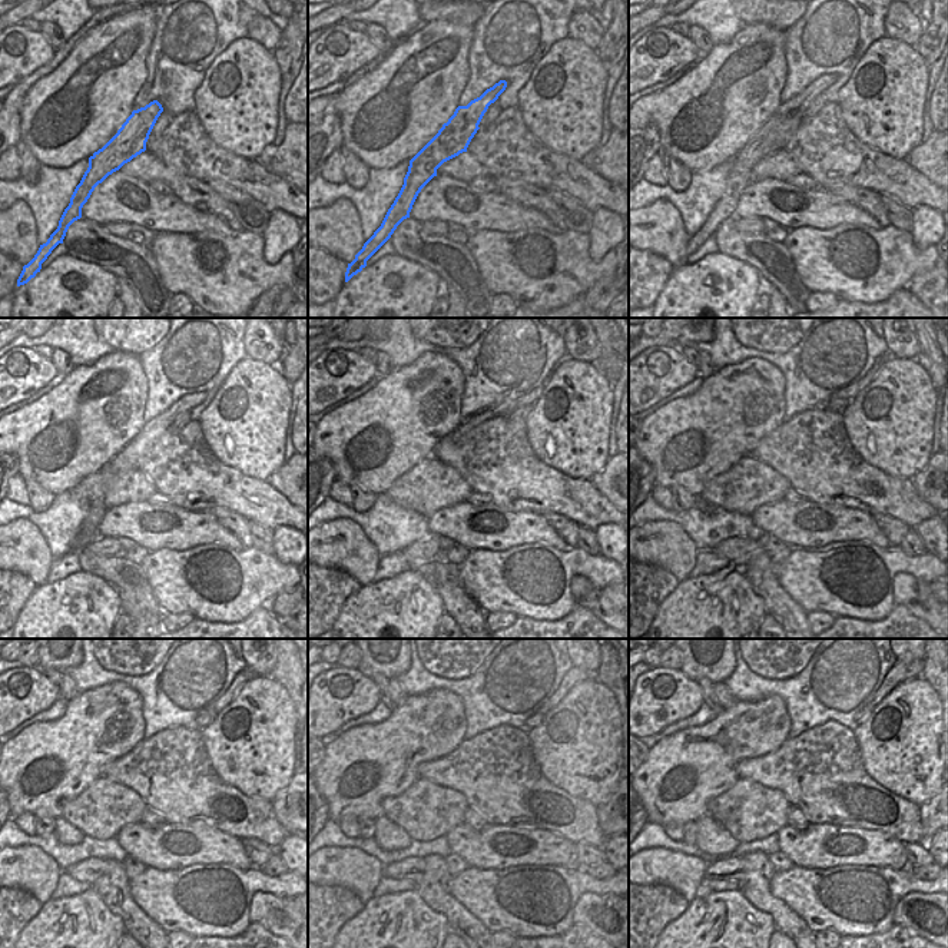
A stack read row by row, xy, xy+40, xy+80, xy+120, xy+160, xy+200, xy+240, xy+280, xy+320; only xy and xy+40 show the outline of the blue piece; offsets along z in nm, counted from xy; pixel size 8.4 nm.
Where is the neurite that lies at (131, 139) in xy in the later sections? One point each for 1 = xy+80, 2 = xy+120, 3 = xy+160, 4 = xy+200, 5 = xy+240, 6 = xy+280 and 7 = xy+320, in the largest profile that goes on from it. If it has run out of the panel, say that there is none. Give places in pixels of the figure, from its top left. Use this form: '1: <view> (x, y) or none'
1: xy+80 (775, 135)
2: xy+120 (129, 458)
3: xy+160 (514, 400)
4: xy+200 (849, 393)
5: xy+240 (247, 675)
6: xy+280 (574, 675)
7: xy+320 (901, 672)

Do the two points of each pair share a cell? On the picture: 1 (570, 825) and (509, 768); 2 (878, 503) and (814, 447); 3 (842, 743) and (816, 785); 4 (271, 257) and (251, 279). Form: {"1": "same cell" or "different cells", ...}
{"1": "same cell", "2": "same cell", "3": "same cell", "4": "different cells"}

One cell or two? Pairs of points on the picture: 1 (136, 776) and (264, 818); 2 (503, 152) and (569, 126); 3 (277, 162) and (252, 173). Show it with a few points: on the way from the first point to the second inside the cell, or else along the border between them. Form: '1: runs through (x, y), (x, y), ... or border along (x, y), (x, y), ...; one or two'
1: runs through (168, 776), (188, 792), (211, 802), (232, 822); one
2: border along (519, 110), (526, 128), (542, 143), (567, 155); two
3: border along (257, 161), (284, 179); two

